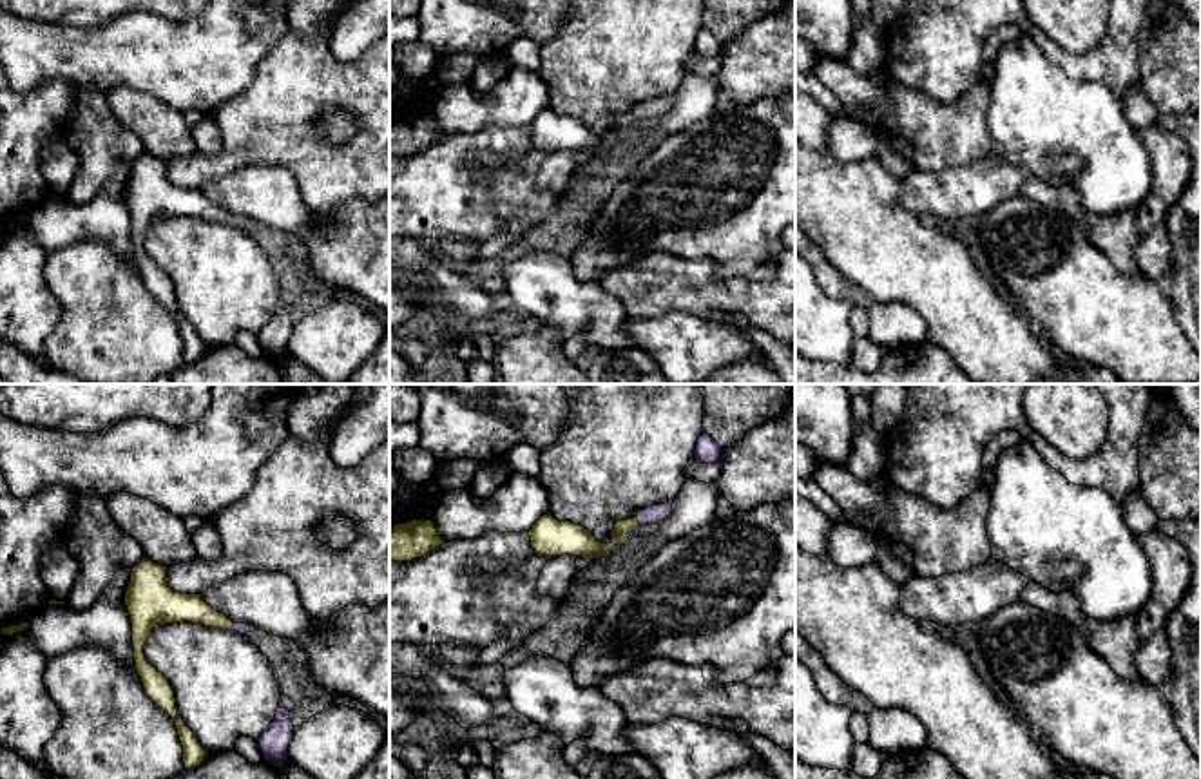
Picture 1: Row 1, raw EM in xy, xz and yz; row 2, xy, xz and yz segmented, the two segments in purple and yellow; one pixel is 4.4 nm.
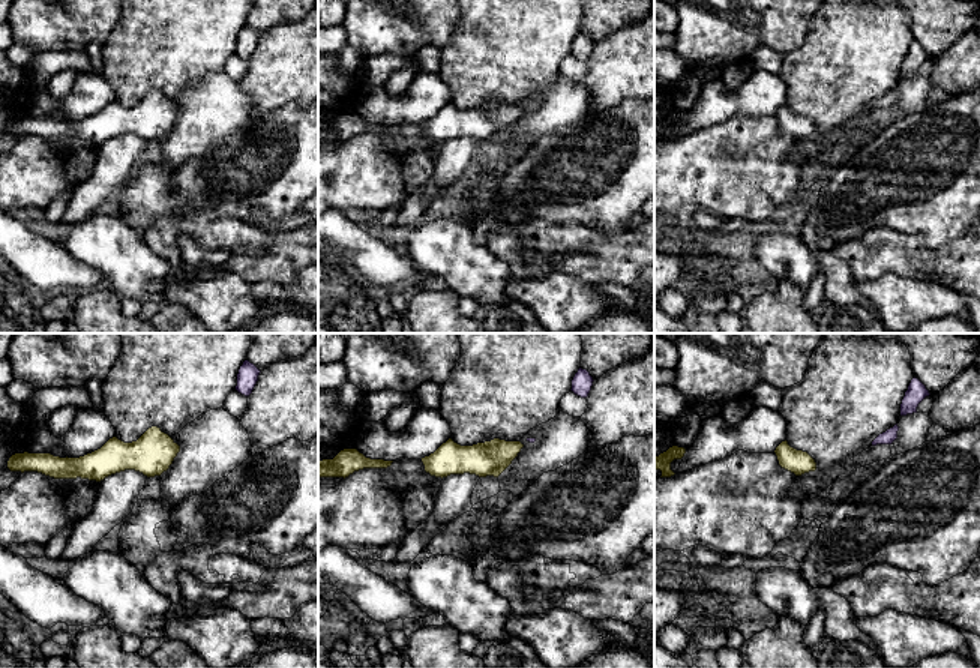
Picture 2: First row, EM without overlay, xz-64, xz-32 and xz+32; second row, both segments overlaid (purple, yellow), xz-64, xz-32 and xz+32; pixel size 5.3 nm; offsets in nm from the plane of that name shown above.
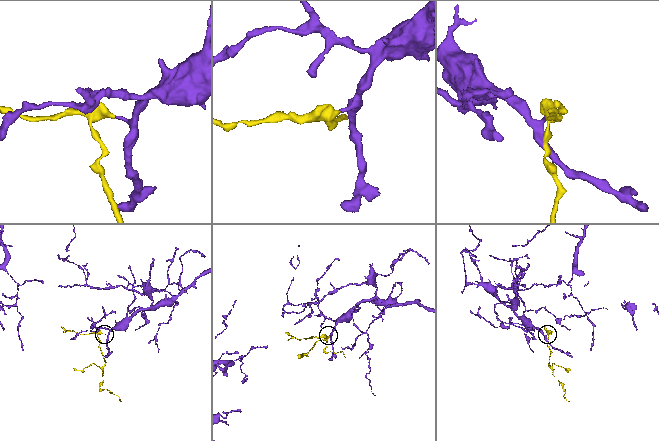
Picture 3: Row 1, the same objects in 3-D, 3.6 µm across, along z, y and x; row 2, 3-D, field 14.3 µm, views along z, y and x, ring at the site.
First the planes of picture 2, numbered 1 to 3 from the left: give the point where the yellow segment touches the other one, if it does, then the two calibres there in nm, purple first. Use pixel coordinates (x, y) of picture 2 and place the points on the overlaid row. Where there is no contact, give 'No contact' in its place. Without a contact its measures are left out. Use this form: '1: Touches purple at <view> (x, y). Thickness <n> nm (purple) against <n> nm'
1: No contact
2: No contact
3: No contact

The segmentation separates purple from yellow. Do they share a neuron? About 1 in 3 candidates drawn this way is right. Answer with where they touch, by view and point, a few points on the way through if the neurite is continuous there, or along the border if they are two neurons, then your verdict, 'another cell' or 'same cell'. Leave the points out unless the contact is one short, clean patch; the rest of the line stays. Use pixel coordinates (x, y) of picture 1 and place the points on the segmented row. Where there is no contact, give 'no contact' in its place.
meets purple in xz at (638, 520); runs through xz (656, 513), (638, 520), (609, 546), (587, 544); same cell

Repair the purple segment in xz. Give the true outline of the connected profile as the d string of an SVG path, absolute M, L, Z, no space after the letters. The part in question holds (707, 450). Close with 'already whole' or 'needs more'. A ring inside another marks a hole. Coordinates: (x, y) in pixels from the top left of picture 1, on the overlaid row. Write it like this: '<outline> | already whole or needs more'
M703 433L697 438L694 458L699 464L714 464L714 462L719 462L719 458L721 458L721 447L719 447L719 444L710 435Z | already whole

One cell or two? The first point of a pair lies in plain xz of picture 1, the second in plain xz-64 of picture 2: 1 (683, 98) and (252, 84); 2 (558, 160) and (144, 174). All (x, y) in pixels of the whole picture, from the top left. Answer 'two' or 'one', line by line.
1: two
2: two

